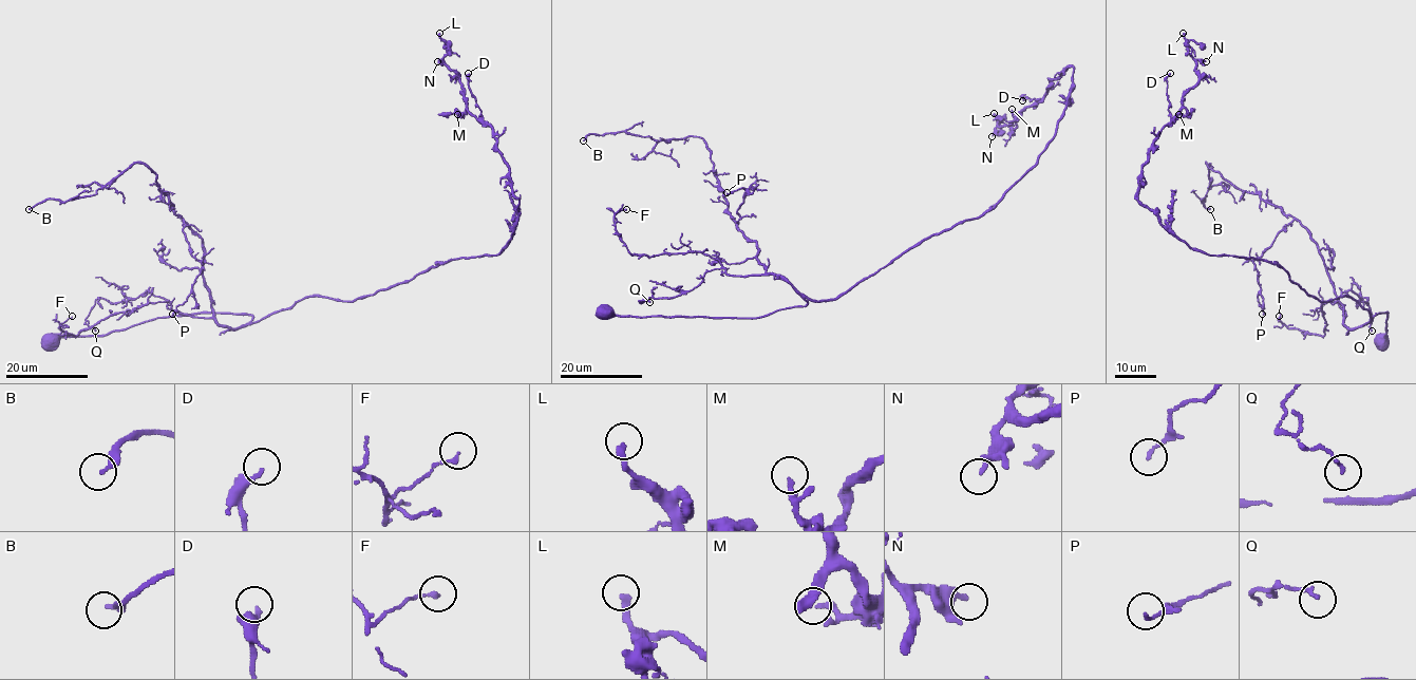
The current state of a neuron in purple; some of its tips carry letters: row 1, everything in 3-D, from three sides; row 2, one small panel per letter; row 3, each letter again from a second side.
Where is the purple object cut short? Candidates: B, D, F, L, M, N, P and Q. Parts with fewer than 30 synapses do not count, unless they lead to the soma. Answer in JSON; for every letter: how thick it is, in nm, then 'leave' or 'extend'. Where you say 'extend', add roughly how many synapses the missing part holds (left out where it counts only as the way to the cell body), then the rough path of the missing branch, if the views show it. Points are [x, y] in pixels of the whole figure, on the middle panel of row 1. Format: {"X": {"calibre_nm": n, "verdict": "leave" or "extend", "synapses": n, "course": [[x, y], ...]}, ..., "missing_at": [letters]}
{"B": {"calibre_nm": 280, "verdict": "extend", "synapses": 60}, "D": {"calibre_nm": 220, "verdict": "leave"}, "F": {"calibre_nm": 160, "verdict": "leave"}, "L": {"calibre_nm": 280, "verdict": "extend", "synapses": 50, "course": [[994, 113], [983, 126], [968, 129], [965, 151], [976, 149], [974, 153]]}, "M": {"calibre_nm": 240, "verdict": "leave"}, "N": {"calibre_nm": 280, "verdict": "leave"}, "P": {"calibre_nm": 100, "verdict": "leave"}, "Q": {"calibre_nm": 130, "verdict": "leave"}, "missing_at": ["B", "L"]}

